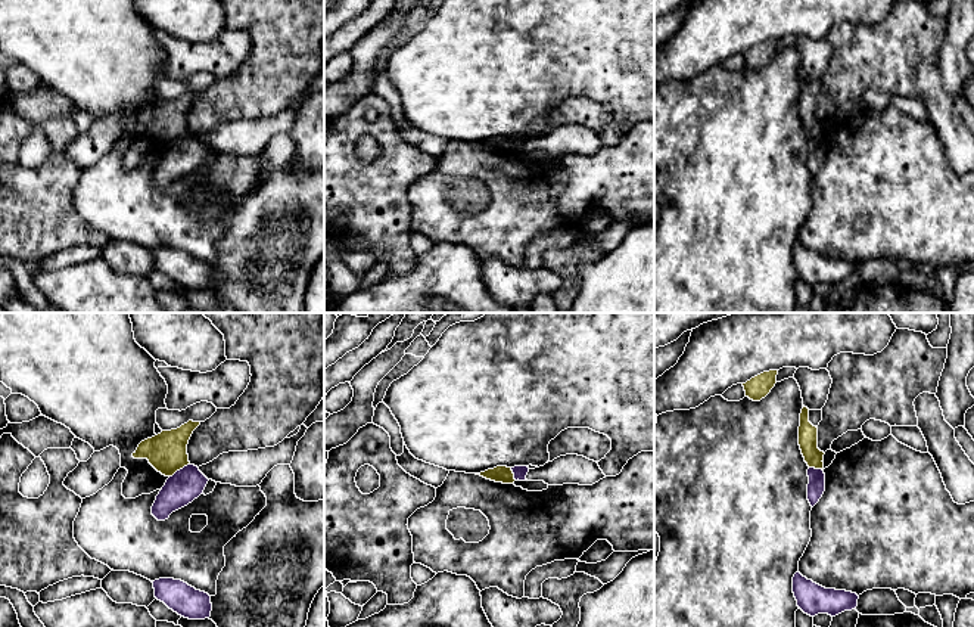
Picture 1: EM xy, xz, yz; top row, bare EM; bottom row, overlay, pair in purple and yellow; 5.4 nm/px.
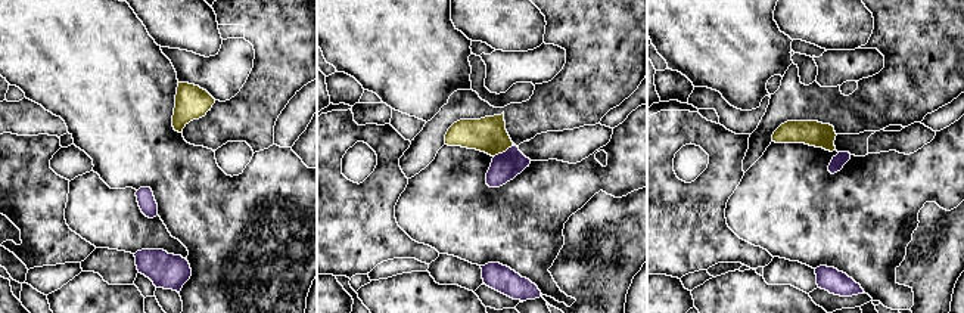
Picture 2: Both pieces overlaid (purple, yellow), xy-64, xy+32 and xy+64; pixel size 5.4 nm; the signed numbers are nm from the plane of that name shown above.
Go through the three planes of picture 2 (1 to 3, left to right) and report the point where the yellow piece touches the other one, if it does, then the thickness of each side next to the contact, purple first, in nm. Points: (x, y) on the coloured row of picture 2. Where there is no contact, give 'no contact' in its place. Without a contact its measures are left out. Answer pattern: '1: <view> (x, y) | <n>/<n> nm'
1: no contact
2: xy+32 (503, 152) | 160/200 nm
3: no contact

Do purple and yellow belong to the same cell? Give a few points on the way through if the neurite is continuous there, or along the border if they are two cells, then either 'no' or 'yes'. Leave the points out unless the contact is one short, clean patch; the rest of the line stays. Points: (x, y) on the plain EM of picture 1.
along xy (189, 133), (170, 146) | no

